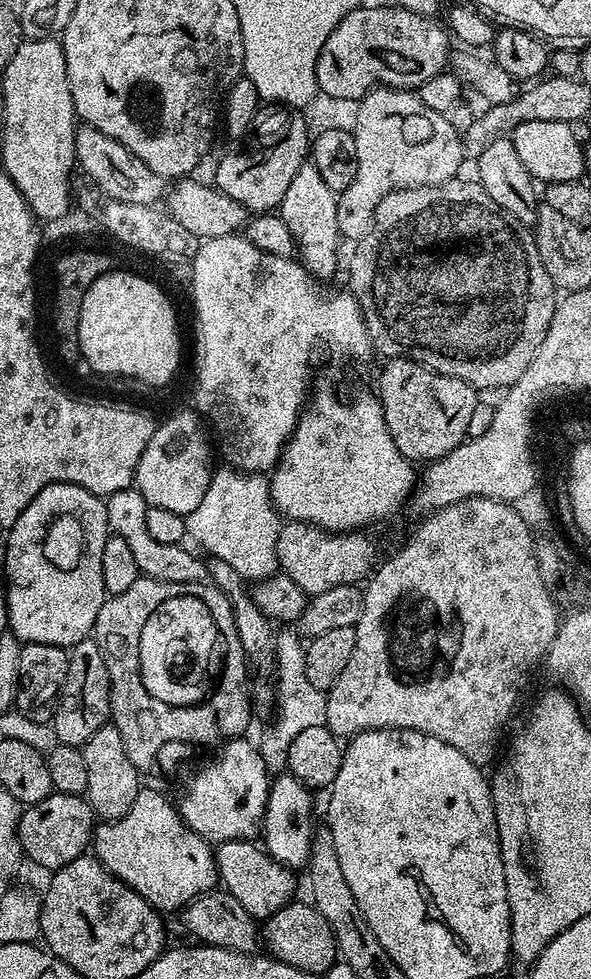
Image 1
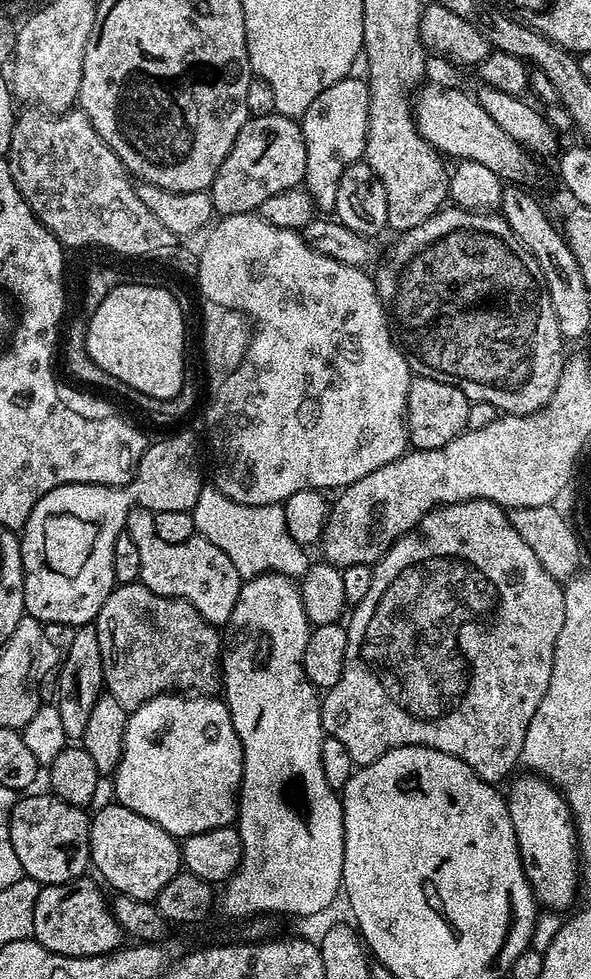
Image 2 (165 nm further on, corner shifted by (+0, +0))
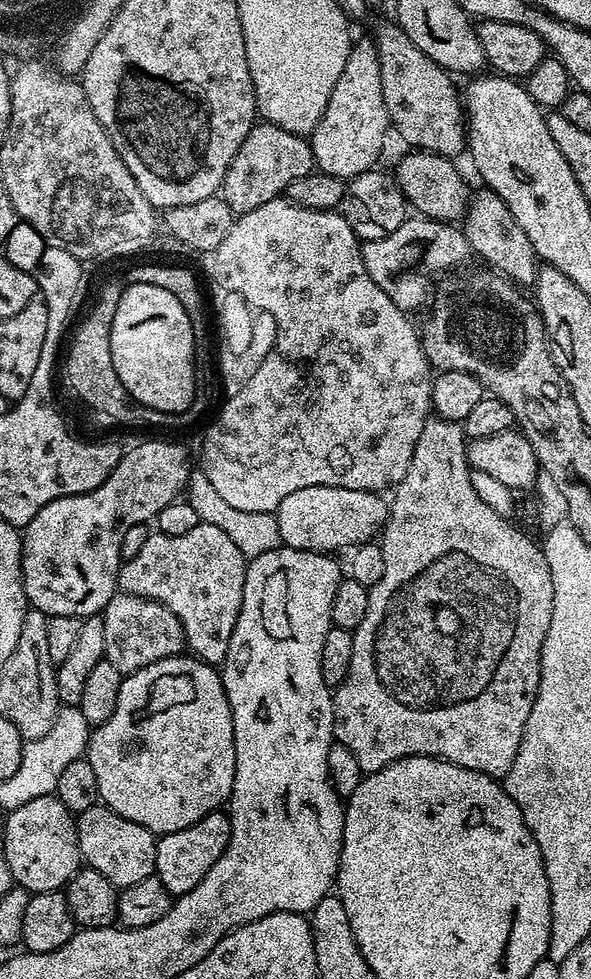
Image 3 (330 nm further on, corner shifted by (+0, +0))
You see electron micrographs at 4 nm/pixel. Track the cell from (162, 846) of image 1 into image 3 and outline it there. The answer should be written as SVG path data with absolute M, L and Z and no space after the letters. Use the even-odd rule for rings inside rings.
M102 802L79 813L75 822L81 861L98 870L98 874L102 874L102 878L109 880L116 889L134 886L134 882L142 882L142 878L150 878L155 873L157 837L146 830L146 826L122 818Z

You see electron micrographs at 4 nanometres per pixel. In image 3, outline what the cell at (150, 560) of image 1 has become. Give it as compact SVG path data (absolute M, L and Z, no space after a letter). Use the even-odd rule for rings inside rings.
M201 522L190 534L167 536L159 530L149 534L142 550L121 563L118 588L166 606L182 626L187 651L205 664L220 666L242 610L247 569L246 558L230 534Z

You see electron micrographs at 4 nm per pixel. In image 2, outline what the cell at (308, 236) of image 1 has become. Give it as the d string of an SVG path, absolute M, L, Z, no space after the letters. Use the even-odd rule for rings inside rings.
M349 74L344 79L334 82L334 86L322 90L322 94L318 94L314 102L310 102L299 121L306 142L306 174L303 187L308 189L317 209L324 214L331 213L334 209L335 199L338 198L339 179L342 178L345 165L364 160L368 137L368 81L364 78L355 80L354 77L355 75Z

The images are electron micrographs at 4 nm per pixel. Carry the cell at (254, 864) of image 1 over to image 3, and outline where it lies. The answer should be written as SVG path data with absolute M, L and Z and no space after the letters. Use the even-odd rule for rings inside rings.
M223 811L211 812L194 826L186 830L163 833L156 842L156 871L155 875L166 886L173 897L183 892L194 890L202 878L206 878L206 870L218 862L218 858L226 850L230 842L230 822Z

